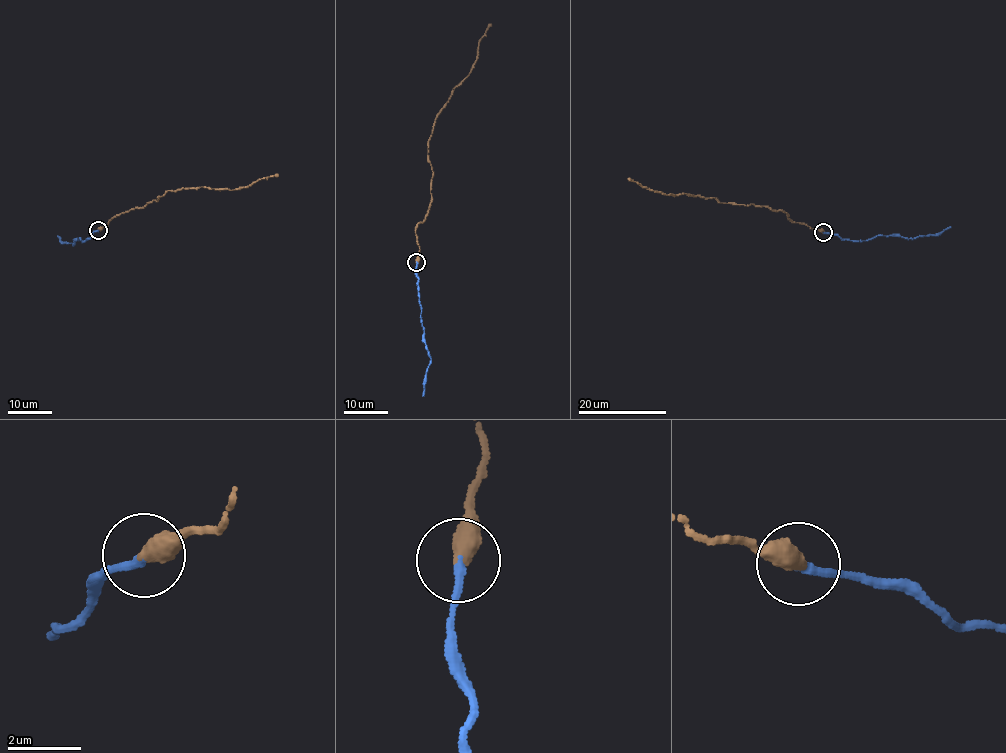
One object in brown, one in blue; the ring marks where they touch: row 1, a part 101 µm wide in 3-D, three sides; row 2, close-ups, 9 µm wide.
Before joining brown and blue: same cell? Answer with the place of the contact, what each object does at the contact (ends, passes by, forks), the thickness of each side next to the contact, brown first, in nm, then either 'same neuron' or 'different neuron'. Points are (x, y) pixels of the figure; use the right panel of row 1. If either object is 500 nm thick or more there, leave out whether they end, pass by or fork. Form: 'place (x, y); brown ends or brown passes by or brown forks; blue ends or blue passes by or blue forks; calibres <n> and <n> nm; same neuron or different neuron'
place (823, 232); calibres 500 and 240 nm; same neuron

